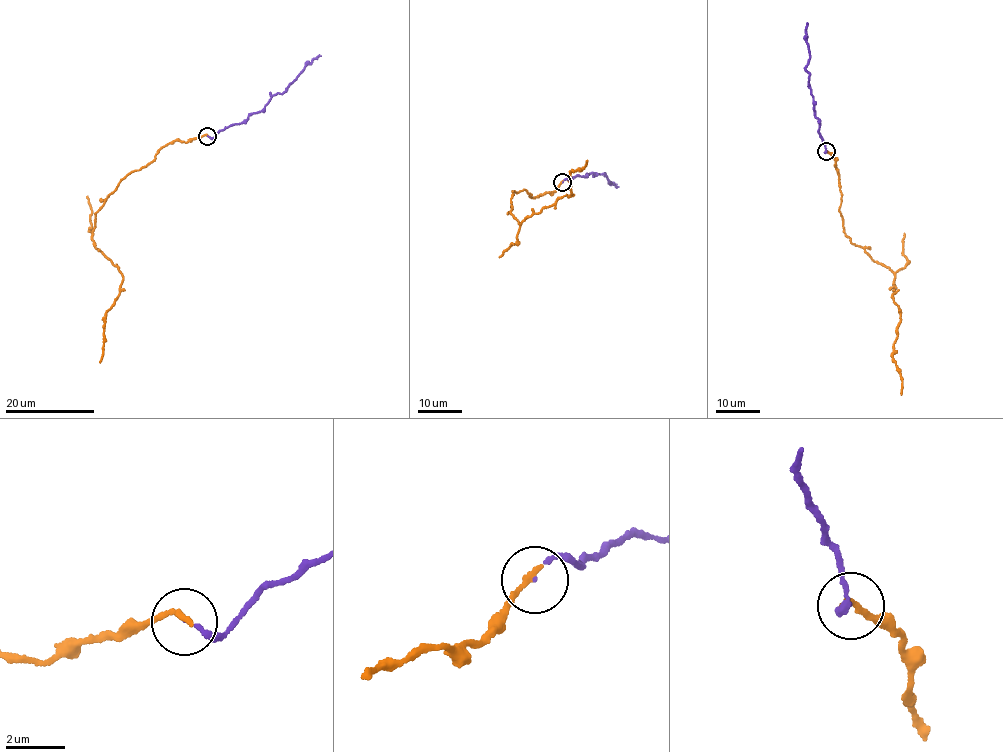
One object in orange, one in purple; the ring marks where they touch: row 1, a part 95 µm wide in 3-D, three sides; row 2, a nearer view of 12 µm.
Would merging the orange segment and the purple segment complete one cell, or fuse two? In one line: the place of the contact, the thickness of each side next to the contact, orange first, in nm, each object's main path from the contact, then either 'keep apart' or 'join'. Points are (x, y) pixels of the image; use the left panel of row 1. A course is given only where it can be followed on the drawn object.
(207, 136) | 220/90 nm | orange via (207, 135), (168, 143), (119, 183), (94, 214), (91, 241), (123, 279), (106, 312), (100, 362) | purple via (207, 136), (212, 137), (259, 112), (270, 98), (281, 94), (305, 66), (320, 56) | join

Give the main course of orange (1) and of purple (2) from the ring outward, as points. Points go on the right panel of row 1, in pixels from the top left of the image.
1: (826, 151), (837, 172), (845, 234), (894, 273), (892, 298), (900, 320), (892, 355), (902, 380), (901, 395)
2: (826, 152), (819, 132), (806, 68), (810, 54), (807, 23)

